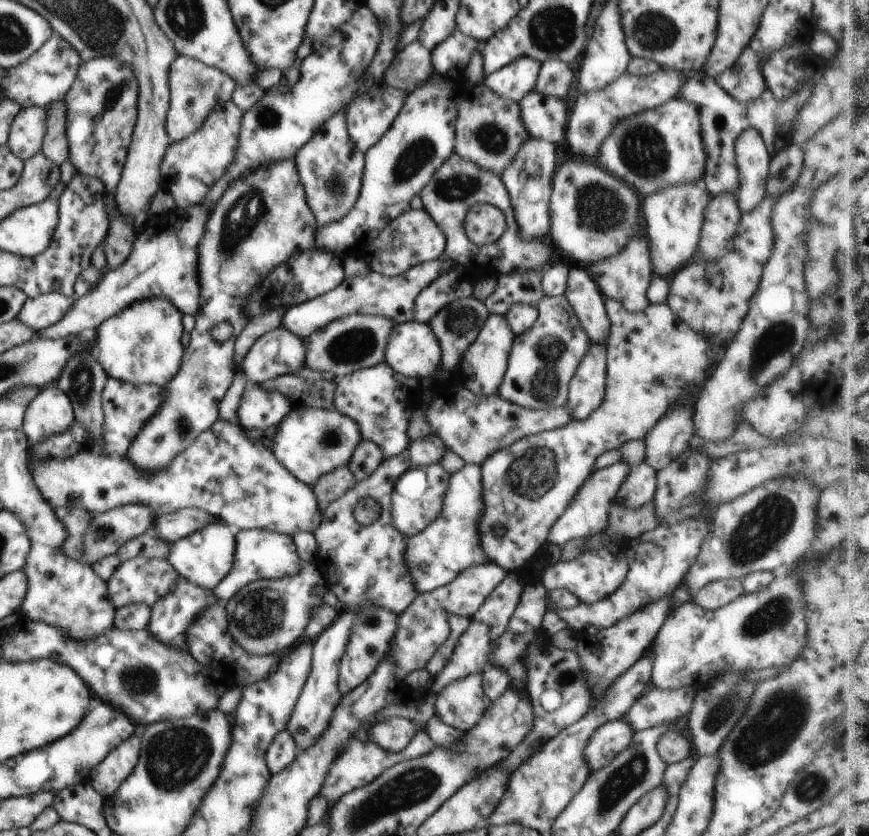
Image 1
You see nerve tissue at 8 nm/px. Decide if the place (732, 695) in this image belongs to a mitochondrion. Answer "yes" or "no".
yes

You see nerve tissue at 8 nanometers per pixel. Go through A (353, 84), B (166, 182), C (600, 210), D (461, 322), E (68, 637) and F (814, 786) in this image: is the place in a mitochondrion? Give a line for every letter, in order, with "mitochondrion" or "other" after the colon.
A: other
B: other
C: mitochondrion
D: mitochondrion
E: other
F: mitochondrion

